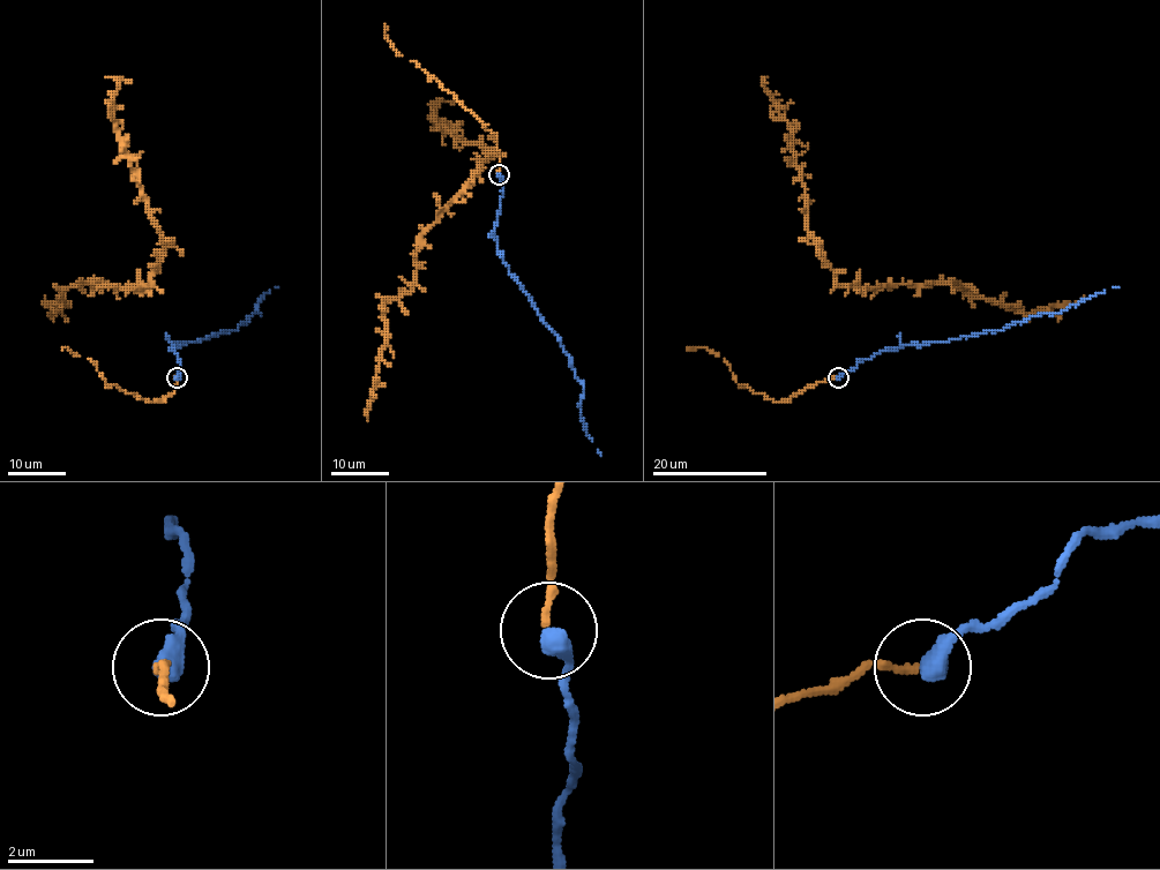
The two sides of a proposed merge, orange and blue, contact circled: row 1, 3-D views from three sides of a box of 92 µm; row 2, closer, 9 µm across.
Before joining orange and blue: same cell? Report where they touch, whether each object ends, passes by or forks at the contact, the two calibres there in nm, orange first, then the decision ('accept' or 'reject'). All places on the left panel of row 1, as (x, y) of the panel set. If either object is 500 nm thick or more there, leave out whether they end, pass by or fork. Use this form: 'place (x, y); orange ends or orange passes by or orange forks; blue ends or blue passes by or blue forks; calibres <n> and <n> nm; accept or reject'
place (177, 377); calibres 180 and 500 nm; accept

